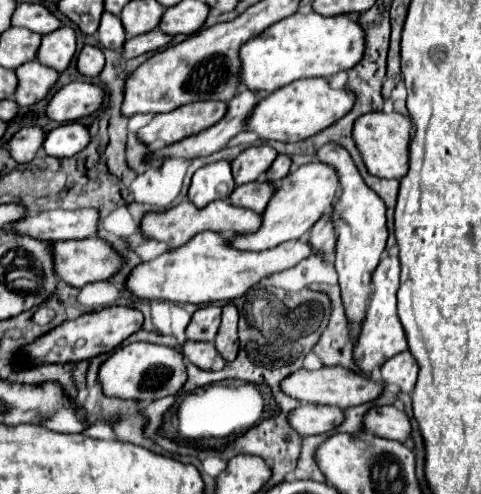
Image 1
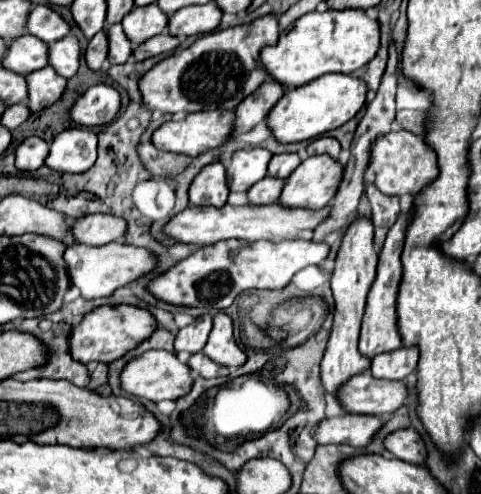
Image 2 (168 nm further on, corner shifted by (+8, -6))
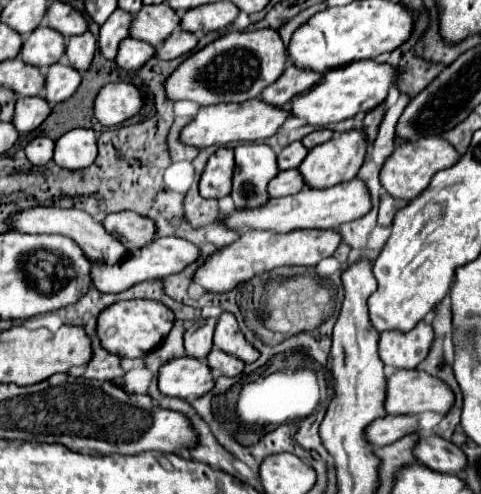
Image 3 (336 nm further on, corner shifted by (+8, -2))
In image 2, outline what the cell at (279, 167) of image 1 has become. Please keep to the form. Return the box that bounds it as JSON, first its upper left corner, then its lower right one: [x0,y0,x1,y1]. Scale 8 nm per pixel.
[268,154,302,180]

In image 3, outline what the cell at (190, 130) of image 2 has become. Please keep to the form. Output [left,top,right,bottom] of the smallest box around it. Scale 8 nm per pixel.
[180,98,290,148]

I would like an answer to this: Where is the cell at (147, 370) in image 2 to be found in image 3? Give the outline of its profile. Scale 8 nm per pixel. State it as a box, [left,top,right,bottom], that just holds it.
[158,358,216,400]

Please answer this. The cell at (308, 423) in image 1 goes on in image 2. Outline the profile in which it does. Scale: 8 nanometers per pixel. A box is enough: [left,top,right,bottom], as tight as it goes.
[312,414,382,446]

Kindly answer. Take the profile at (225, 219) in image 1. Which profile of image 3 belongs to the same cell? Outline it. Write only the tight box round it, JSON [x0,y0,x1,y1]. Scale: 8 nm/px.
[226,178,372,232]

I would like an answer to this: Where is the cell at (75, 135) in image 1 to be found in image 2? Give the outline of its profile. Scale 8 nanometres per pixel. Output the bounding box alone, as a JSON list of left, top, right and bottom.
[46,128,96,172]

